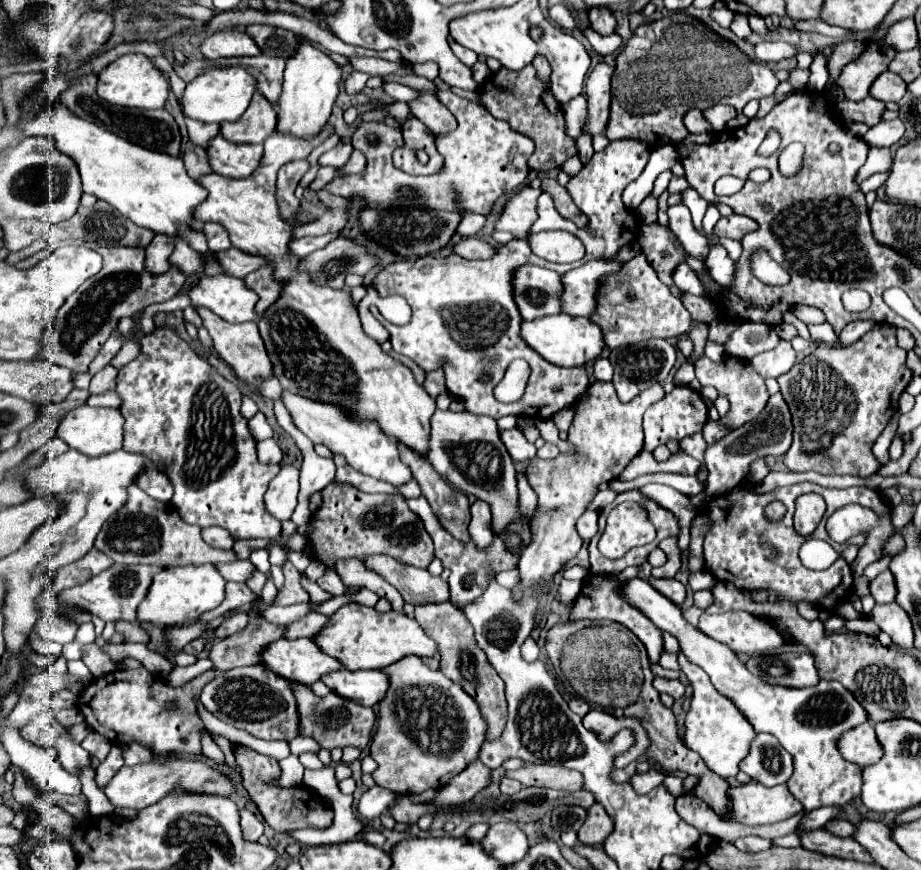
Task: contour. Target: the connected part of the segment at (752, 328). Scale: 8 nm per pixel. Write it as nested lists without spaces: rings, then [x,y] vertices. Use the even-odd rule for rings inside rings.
[[[743,322],[727,342],[727,350],[743,360],[773,350],[779,344],[779,336],[773,326],[761,322]]]

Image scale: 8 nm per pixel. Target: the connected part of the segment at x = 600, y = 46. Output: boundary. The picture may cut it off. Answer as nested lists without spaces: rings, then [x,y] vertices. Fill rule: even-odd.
[[[591,28],[583,31],[584,36],[587,36],[587,40],[591,42],[593,50],[599,54],[599,56],[609,56],[609,54],[617,54],[619,48],[623,46],[623,38],[613,32],[611,36],[601,36],[597,32],[593,32]]]

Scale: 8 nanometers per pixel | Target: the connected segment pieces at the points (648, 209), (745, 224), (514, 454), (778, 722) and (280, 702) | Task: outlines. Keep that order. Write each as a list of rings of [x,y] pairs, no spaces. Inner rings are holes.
[[[652,195],[637,208],[638,220],[640,224],[650,224],[657,221],[658,199]]]
[[[733,214],[729,218],[721,218],[717,224],[715,224],[715,236],[721,236],[721,238],[731,238],[731,240],[737,240],[741,242],[741,238],[749,232],[757,230],[757,222],[747,218],[747,216],[739,216],[739,214]]]
[[[519,428],[499,430],[499,436],[501,436],[501,442],[505,444],[509,456],[511,456],[515,462],[535,458],[537,448],[525,440],[525,436],[523,436],[523,432],[521,432]]]
[[[641,578],[631,580],[631,584],[623,588],[623,596],[627,596],[627,600],[635,604],[635,608],[643,610],[643,614],[647,614],[661,630],[673,634],[679,640],[679,648],[689,662],[697,664],[709,674],[713,686],[737,704],[737,708],[753,724],[755,732],[773,734],[779,744],[793,756],[795,772],[789,778],[787,786],[789,792],[807,810],[833,804],[843,806],[861,796],[861,766],[847,762],[837,750],[837,742],[843,732],[867,722],[869,714],[843,684],[835,680],[821,680],[817,686],[811,688],[785,688],[767,684],[753,676],[737,658],[737,654],[731,652],[725,644],[715,642],[699,628],[691,626],[683,618],[679,606],[659,594],[651,584],[643,582]]]
[[[261,664],[219,672],[219,676],[215,676],[215,680],[211,680],[207,688],[203,688],[201,700],[213,716],[253,734],[255,738],[291,740],[299,734],[295,696],[289,682],[271,672],[269,668],[263,668]]]

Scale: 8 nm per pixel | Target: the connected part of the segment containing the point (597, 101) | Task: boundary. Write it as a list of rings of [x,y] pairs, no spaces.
[[[597,64],[585,84],[587,92],[587,120],[583,130],[589,132],[591,136],[601,134],[603,128],[607,126],[609,118],[609,100],[611,100],[611,76],[613,76],[613,66],[609,64]]]

